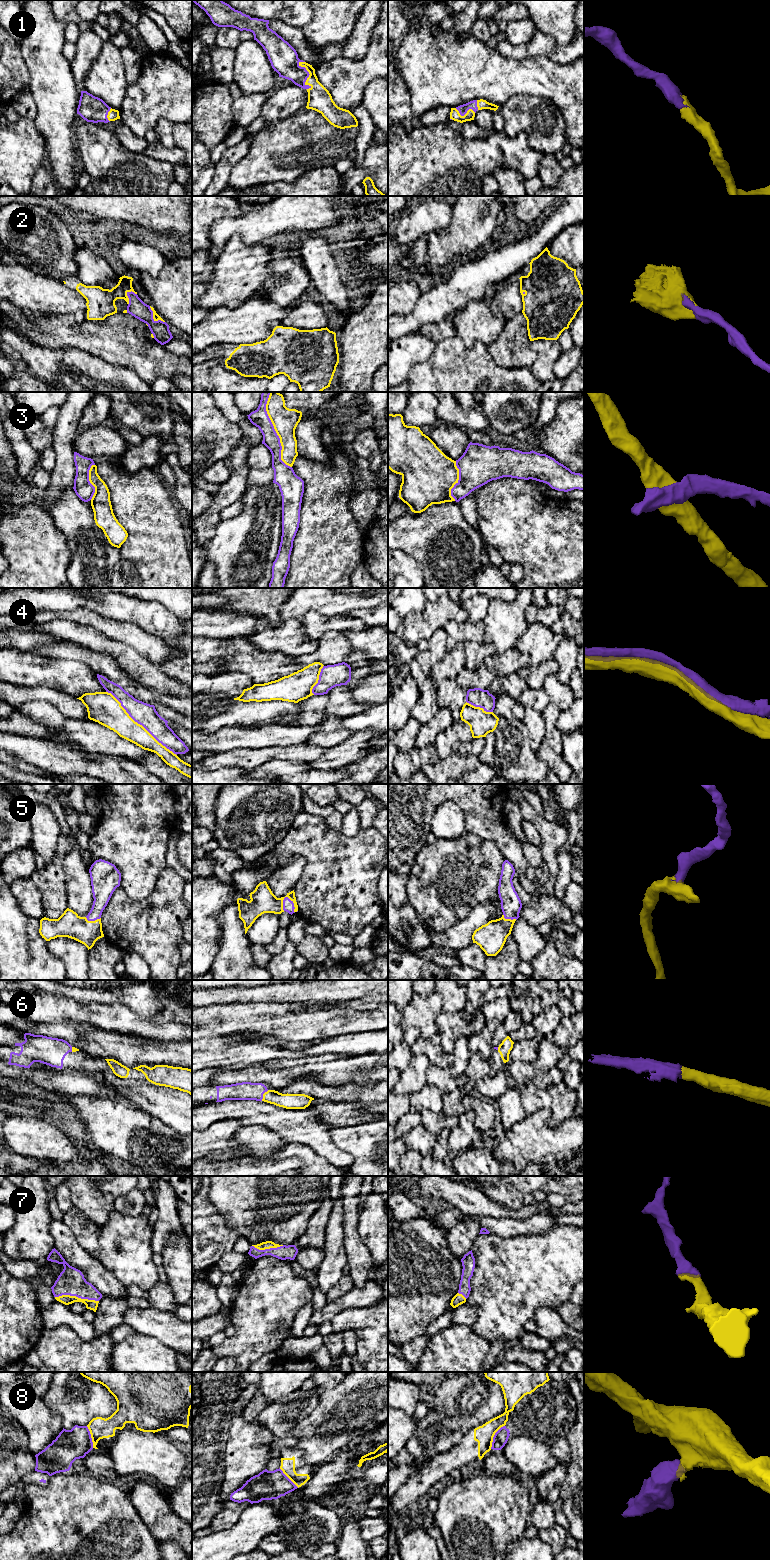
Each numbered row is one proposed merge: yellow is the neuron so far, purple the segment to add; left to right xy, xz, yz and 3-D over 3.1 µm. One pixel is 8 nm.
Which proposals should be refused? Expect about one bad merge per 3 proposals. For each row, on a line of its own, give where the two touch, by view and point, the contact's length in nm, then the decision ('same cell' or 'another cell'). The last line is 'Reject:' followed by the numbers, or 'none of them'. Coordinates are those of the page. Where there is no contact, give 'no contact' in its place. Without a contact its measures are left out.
1: contact xz (309, 75); length 240 nm; same cell
2: contact xy (153, 318); length 180 nm; same cell
3: contact xz (275, 430); length 650 nm; another cell
4: contact xy (139, 724); length 750 nm; another cell
5: contact xz (294, 904); length 150 nm; same cell
6: contact xz (263, 1095); length 110 nm; same cell
7: contact xy (77, 1297); length 360 nm; same cell
8: contact yz (493, 1436); length 220 nm; another cell
Reject: 3, 4, 8

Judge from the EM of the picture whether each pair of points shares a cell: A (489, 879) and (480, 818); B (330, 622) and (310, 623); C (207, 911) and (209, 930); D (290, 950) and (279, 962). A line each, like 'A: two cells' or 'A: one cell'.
A: two cells
B: one cell
C: one cell
D: one cell

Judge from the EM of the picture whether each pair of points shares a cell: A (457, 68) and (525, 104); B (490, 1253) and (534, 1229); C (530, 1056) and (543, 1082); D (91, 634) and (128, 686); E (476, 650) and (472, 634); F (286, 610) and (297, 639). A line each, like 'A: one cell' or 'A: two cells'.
A: two cells
B: two cells
C: two cells
D: two cells
E: two cells
F: two cells

